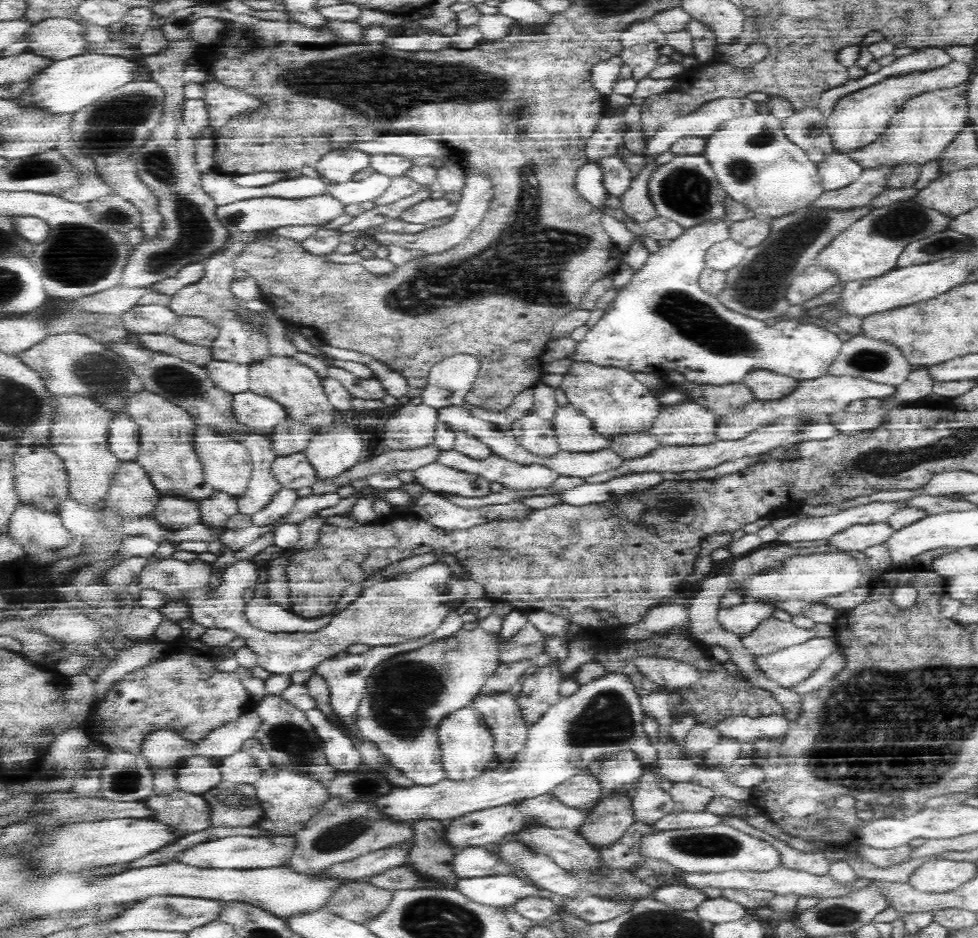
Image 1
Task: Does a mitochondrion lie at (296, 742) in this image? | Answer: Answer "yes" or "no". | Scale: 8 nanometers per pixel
yes

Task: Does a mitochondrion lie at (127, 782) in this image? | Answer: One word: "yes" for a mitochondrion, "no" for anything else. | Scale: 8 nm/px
yes

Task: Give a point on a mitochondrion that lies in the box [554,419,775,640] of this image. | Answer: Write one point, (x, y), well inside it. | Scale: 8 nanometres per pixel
(655, 514)

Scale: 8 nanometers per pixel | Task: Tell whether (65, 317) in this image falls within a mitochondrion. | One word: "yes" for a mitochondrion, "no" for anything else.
no

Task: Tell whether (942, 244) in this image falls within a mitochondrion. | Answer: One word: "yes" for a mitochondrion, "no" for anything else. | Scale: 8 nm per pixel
yes

